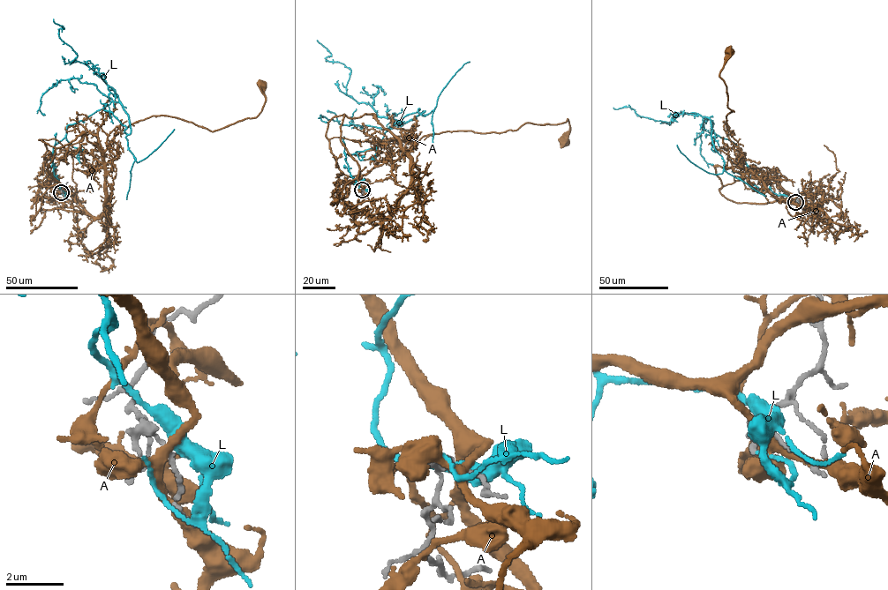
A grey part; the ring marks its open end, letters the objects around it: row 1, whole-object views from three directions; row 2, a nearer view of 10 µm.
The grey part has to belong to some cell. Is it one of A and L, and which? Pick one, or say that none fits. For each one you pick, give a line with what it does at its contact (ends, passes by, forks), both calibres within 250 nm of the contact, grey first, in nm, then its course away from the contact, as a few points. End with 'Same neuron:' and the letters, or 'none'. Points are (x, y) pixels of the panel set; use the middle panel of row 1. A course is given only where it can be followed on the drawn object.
L: It ends there. Thickness 240 nm (grey) against 90 nm. Its course: (363, 190), (344, 152), (372, 149), (408, 122), (347, 95), (351, 70), (326, 61), (317, 41)
Same neuron: L

